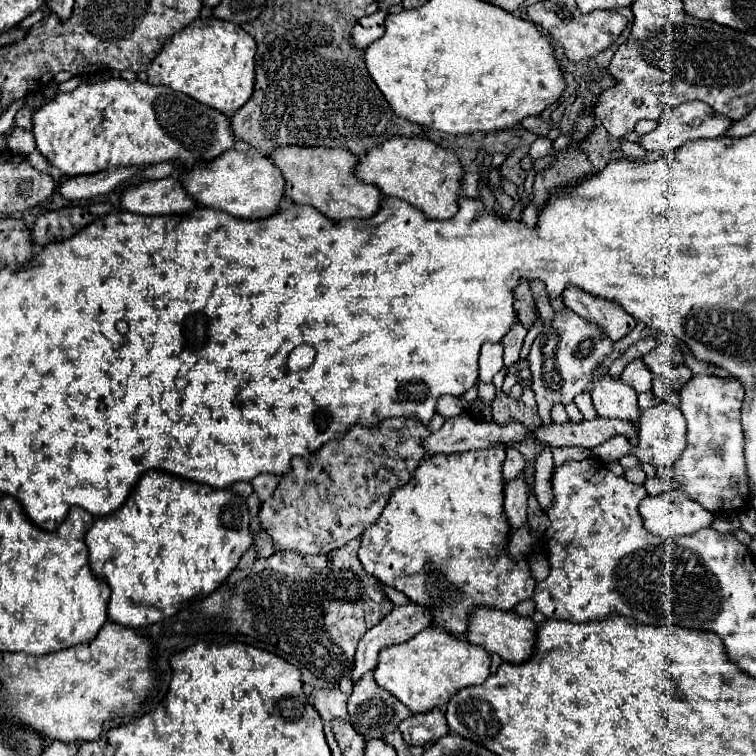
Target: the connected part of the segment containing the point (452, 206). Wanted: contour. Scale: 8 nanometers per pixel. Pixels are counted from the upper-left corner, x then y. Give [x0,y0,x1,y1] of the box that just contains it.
[356,137,464,219]

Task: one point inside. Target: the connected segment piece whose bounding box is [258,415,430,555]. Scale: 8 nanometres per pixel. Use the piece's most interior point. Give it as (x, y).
(323, 502)

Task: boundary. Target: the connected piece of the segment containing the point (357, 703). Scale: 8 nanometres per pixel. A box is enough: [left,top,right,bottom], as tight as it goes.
[348,671,410,739]

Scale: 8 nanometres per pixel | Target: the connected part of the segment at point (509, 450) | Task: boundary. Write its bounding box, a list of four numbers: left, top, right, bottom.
[504,447,526,481]

